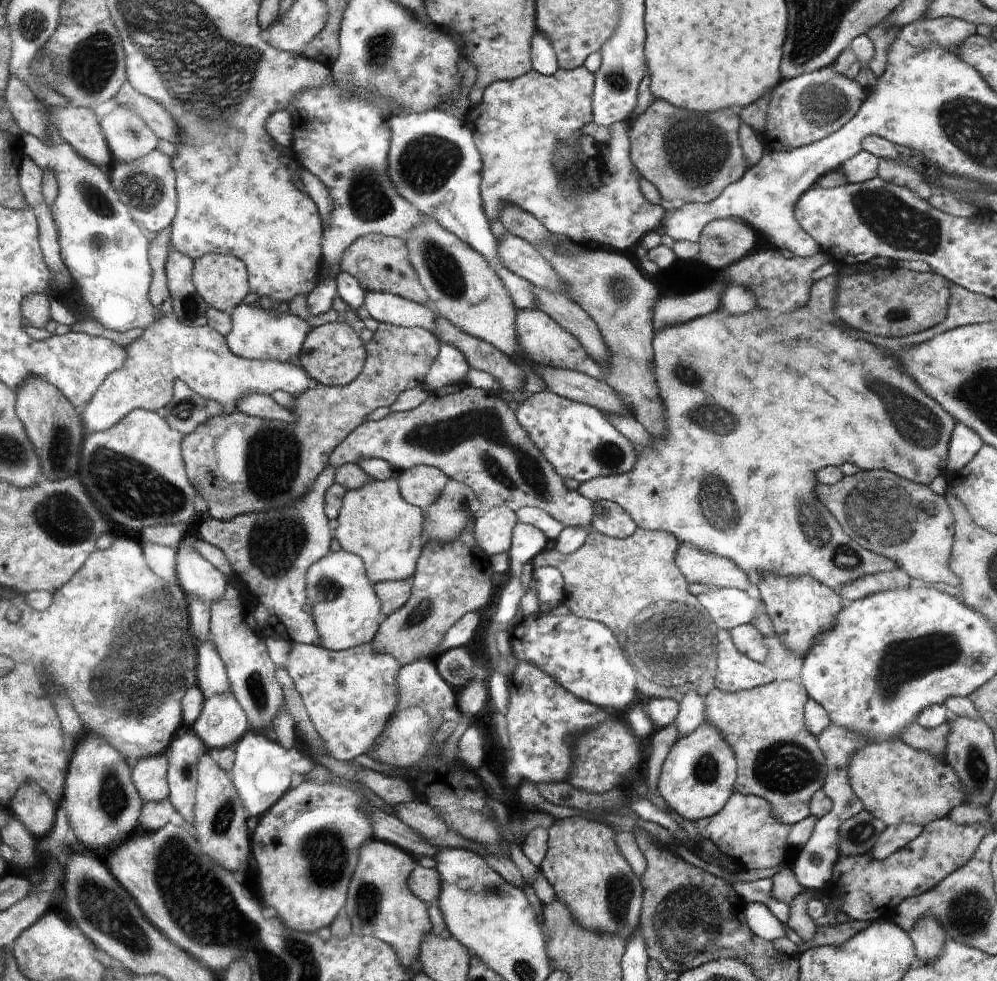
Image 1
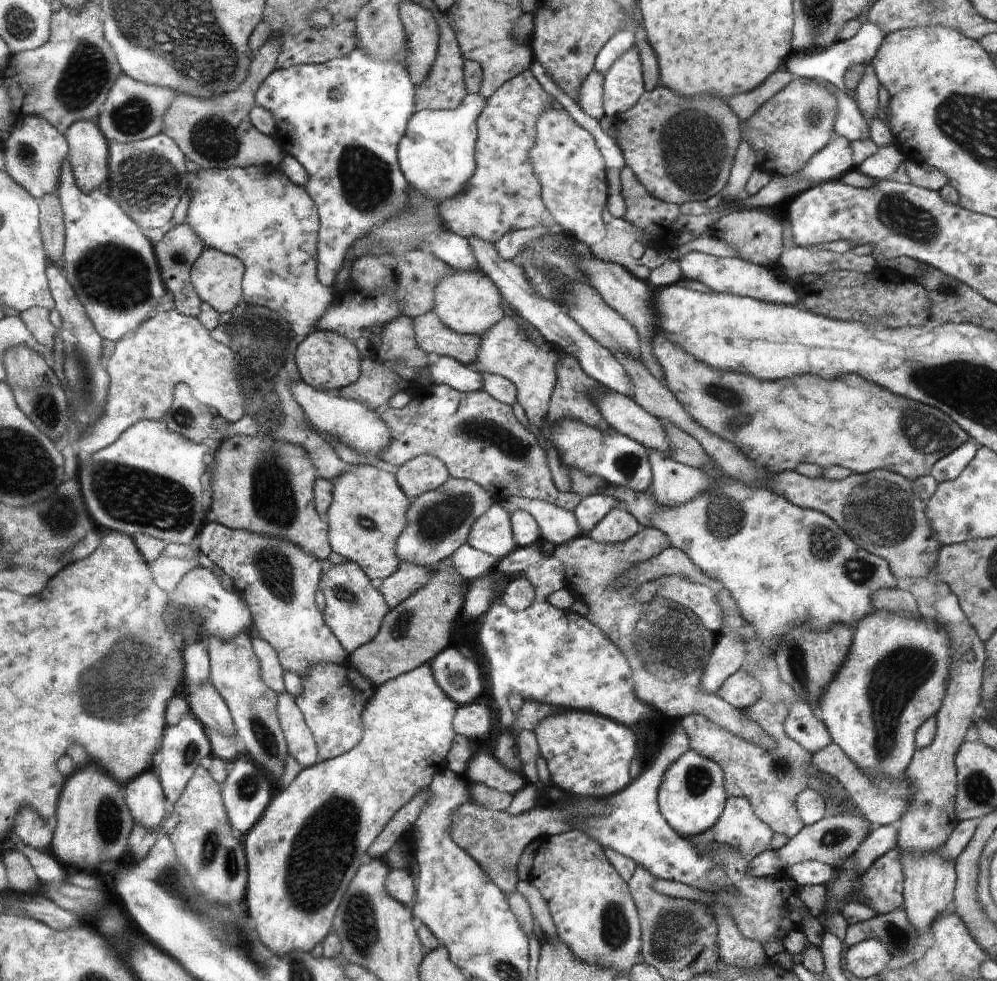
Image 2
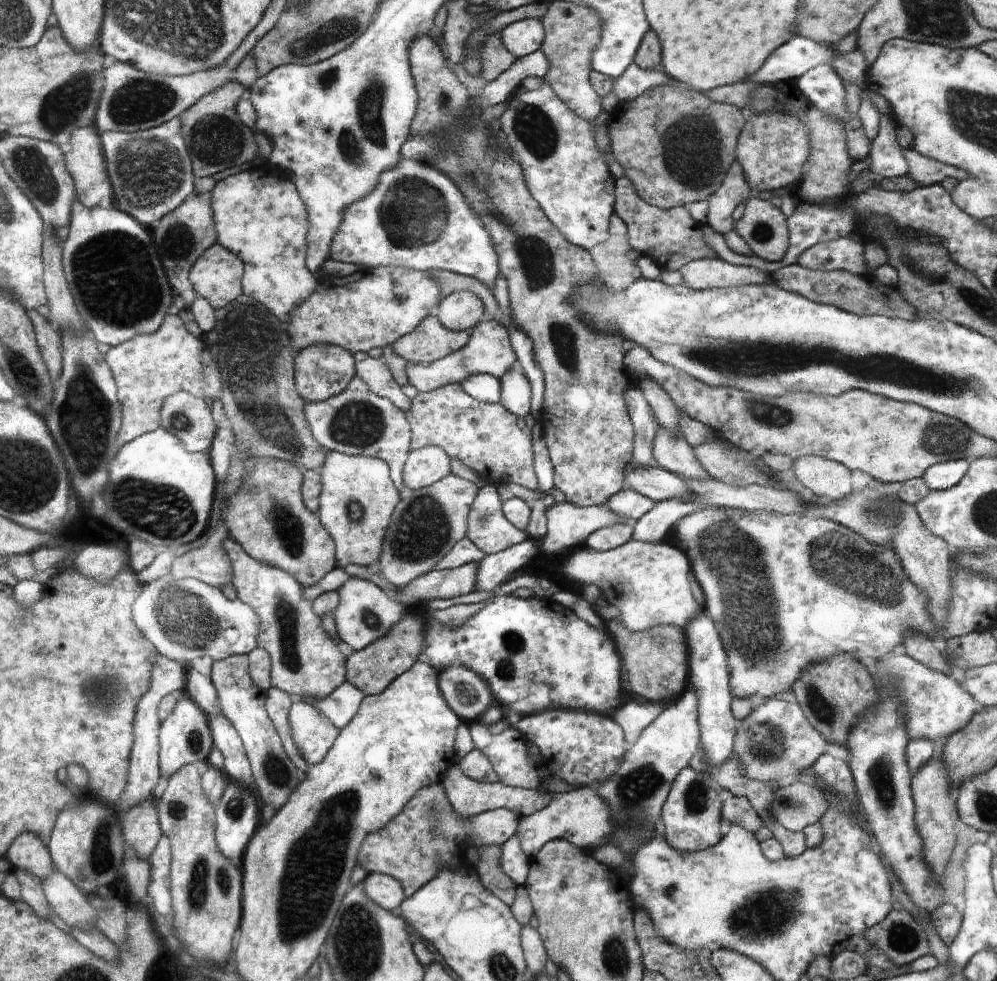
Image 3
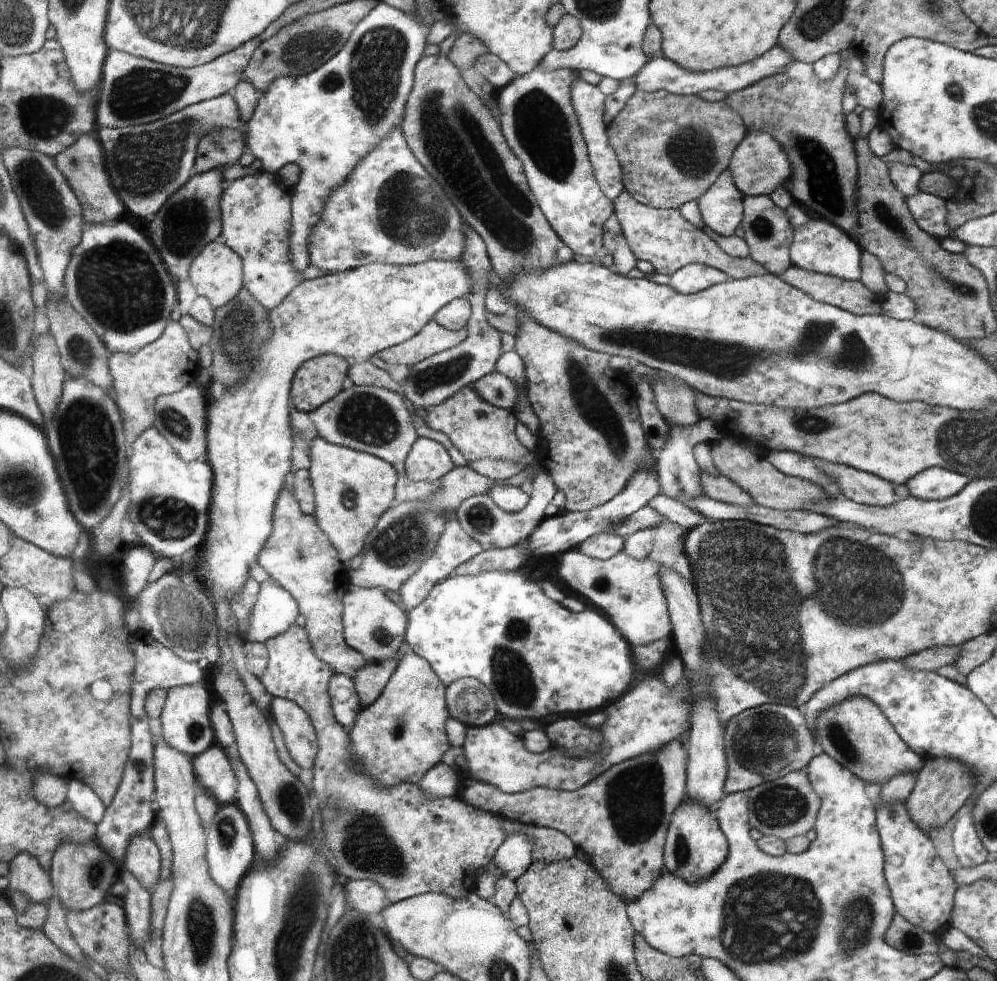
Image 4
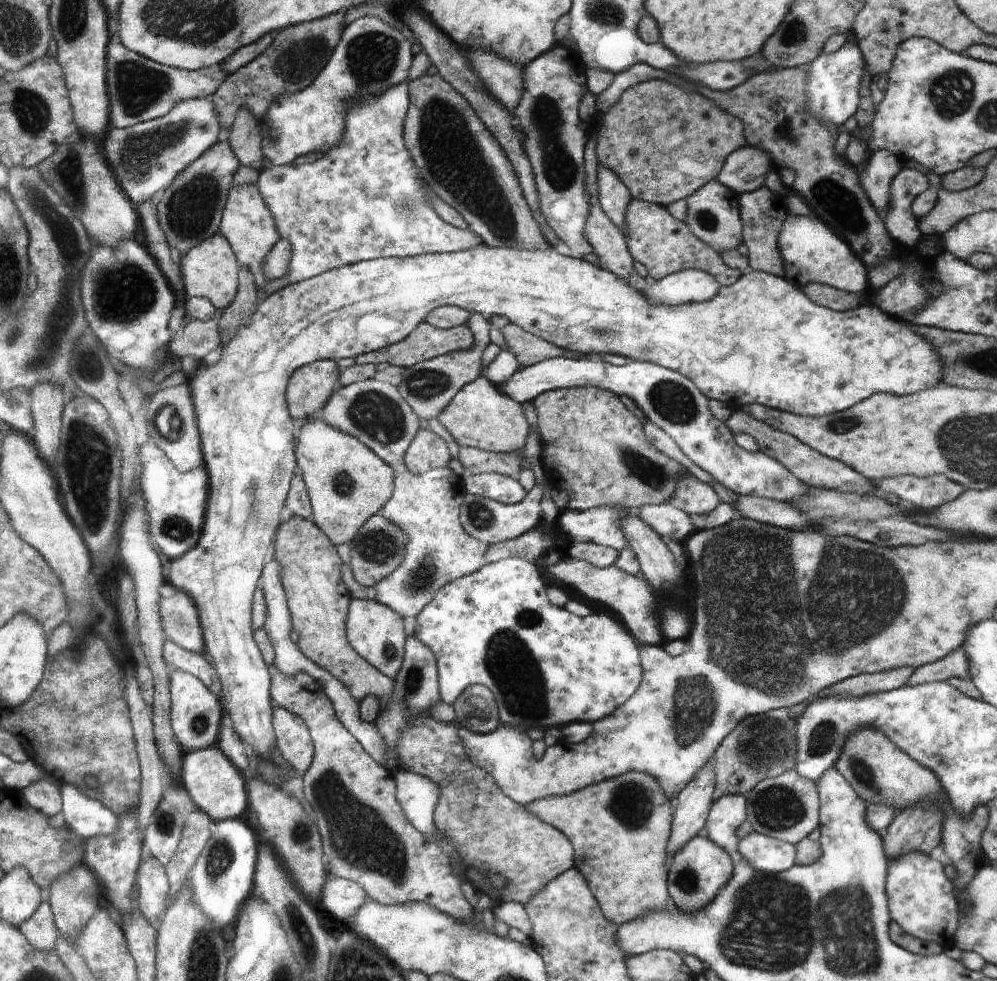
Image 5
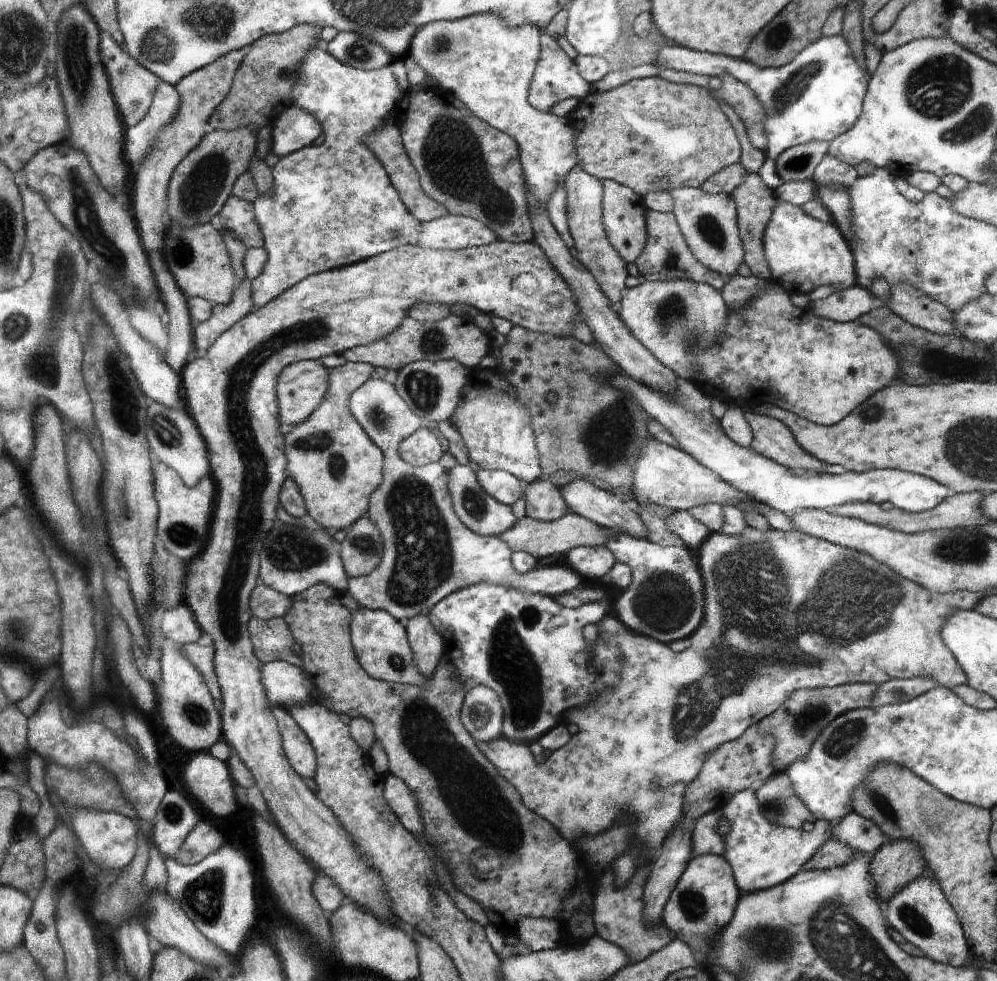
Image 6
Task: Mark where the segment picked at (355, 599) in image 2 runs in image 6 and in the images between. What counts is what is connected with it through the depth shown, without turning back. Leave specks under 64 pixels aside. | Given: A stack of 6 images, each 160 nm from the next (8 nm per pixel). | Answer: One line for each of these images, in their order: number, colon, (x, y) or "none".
3: (363, 615)
4: (374, 625)
5: (374, 630)
6: (381, 644)

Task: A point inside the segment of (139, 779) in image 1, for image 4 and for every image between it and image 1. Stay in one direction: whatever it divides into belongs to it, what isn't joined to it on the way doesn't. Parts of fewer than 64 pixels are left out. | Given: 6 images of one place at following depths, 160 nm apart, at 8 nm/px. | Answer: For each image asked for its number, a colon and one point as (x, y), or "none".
2: (146, 799)
3: (141, 828)
4: (142, 859)

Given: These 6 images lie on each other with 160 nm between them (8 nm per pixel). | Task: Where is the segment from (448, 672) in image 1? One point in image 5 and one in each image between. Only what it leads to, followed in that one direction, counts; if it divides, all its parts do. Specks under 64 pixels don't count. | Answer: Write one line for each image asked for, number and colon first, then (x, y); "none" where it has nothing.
2: (459, 678)
3: (467, 693)
4: (470, 701)
5: (476, 710)

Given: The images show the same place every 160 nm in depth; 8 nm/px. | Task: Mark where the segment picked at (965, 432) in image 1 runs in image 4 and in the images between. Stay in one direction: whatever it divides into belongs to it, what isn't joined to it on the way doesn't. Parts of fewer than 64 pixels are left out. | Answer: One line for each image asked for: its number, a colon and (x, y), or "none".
2: (949, 468)
3: (942, 476)
4: (935, 483)

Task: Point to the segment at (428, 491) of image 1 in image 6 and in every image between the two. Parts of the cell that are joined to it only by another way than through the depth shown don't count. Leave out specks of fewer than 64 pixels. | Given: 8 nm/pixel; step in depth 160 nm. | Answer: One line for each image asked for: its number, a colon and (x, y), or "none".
2: (423, 473)
3: (424, 466)
4: (427, 460)
5: (426, 451)
6: (422, 448)

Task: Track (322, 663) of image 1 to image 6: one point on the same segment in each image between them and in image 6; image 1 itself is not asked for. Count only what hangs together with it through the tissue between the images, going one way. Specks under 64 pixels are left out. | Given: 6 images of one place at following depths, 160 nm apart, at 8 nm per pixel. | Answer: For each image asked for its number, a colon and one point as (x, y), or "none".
2: (333, 698)
3: (314, 733)
4: (299, 734)
5: (293, 739)
6: (299, 750)

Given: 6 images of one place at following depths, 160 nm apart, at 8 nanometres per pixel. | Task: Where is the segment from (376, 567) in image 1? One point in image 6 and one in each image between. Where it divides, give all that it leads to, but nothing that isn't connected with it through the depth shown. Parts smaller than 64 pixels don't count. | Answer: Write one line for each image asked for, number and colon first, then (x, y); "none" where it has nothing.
2: (368, 511)
3: (359, 496)
4: (352, 489)
5: (347, 483)
6: (331, 458)

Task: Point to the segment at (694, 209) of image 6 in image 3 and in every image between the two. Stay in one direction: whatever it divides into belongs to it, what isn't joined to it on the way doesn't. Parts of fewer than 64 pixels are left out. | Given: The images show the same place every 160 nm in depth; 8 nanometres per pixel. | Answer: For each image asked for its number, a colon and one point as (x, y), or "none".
3: (735, 189)
4: (721, 207)
5: (714, 212)

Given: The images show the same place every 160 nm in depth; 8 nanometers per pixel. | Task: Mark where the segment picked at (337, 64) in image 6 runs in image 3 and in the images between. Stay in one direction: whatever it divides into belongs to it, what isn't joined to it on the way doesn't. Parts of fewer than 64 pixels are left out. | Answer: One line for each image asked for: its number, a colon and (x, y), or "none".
3: (417, 218)
4: (392, 210)
5: (365, 199)

